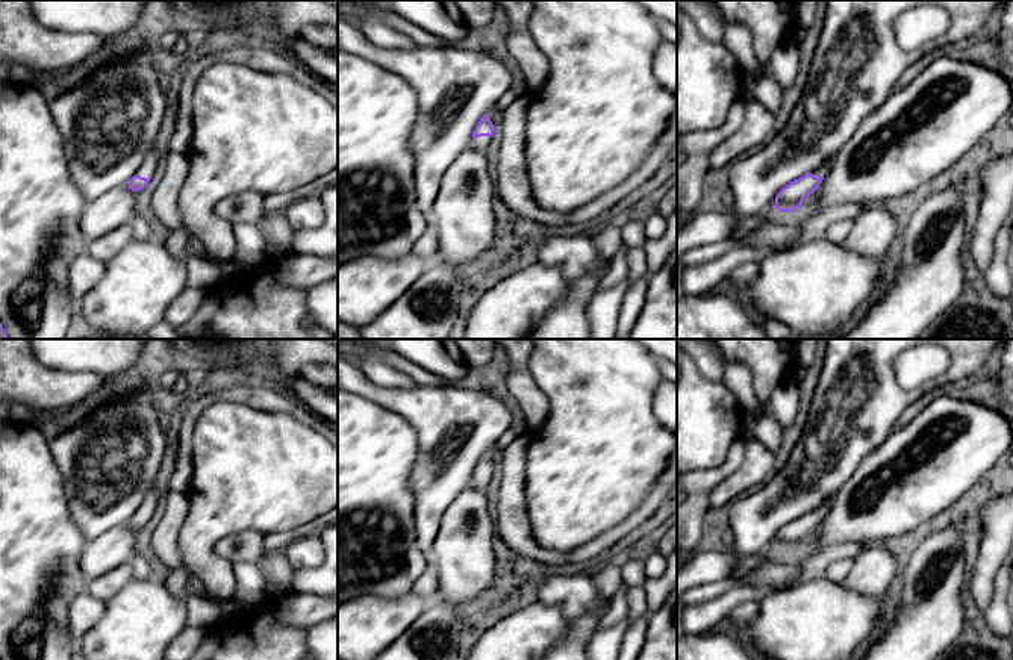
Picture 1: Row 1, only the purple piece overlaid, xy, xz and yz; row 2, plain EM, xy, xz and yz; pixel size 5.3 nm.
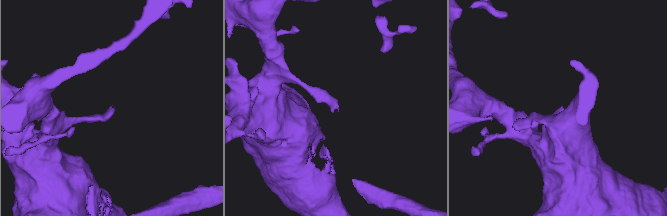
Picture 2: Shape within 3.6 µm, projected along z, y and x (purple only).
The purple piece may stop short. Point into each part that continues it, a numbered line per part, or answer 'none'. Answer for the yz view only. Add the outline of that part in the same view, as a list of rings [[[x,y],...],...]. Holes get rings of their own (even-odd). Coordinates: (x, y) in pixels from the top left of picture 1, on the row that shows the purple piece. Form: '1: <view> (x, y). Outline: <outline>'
1: yz (821, 171). Outline: [[[833,160],[827,162],[825,165],[819,167],[818,170],[812,171],[812,174],[815,177],[825,177],[833,165]]]

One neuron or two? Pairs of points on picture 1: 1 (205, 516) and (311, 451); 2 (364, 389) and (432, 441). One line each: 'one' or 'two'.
1: one
2: one

